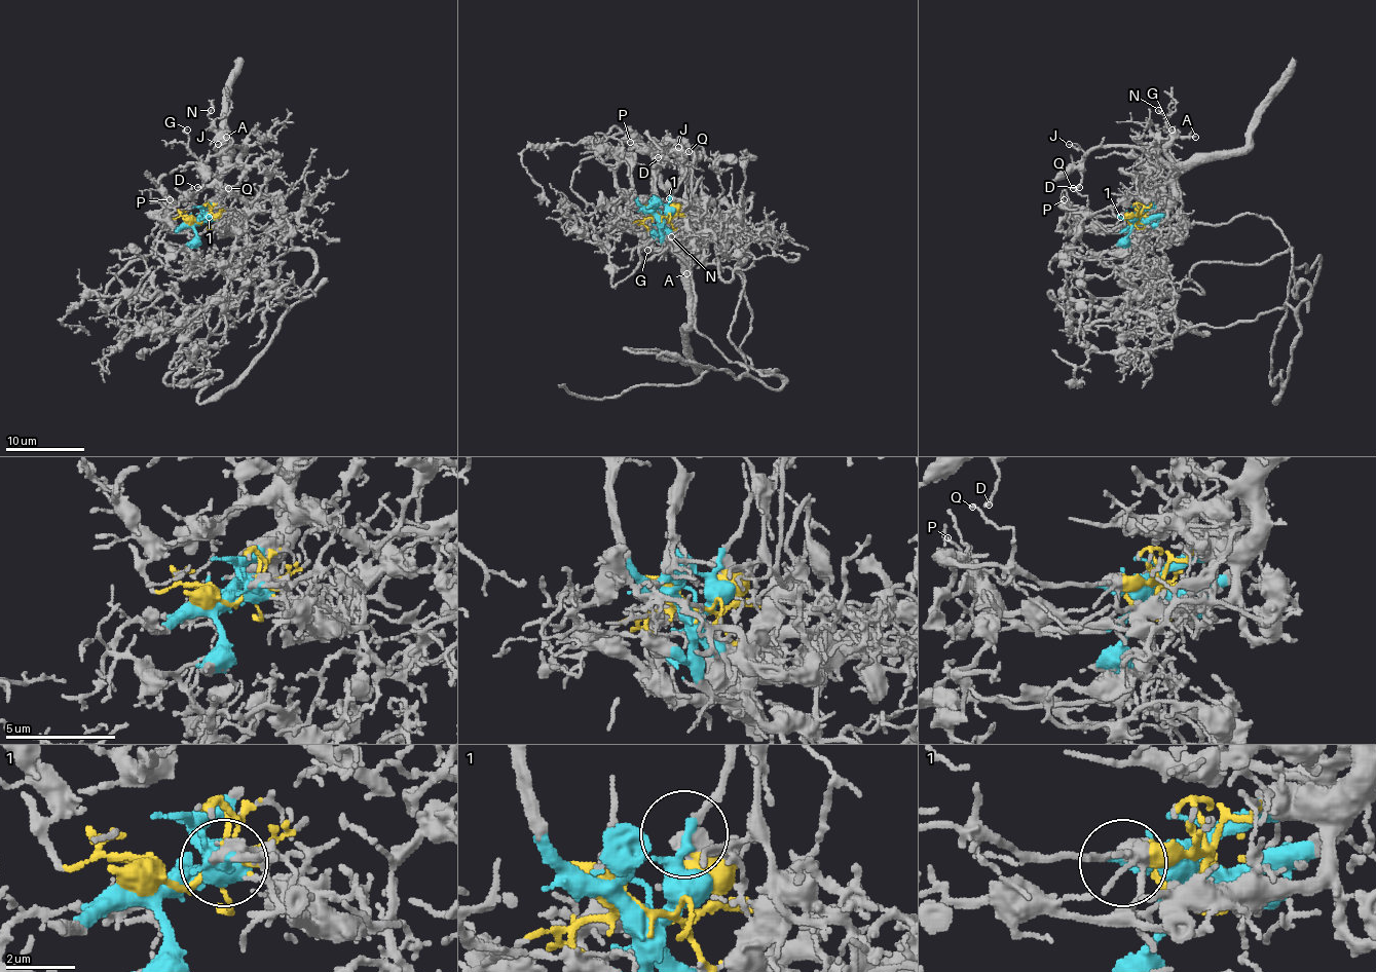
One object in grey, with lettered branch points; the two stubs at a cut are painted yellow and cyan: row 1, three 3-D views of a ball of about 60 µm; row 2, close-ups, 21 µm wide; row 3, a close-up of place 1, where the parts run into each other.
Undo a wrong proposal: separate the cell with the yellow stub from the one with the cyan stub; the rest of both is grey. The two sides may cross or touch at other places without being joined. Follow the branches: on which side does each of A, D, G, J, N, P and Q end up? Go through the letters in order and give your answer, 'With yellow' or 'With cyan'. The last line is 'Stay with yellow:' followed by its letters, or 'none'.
A: With cyan
D: With cyan
G: With cyan
J: With cyan
N: With cyan
P: With cyan
Q: With cyan
Stay with yellow: none

